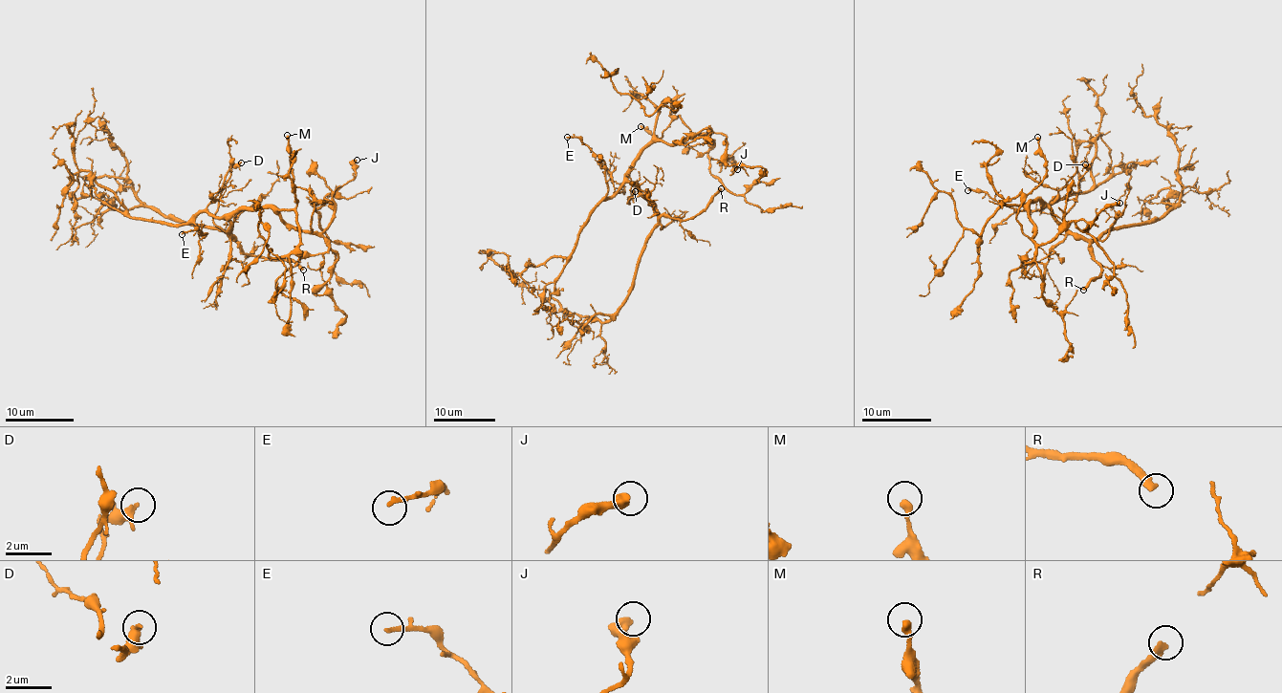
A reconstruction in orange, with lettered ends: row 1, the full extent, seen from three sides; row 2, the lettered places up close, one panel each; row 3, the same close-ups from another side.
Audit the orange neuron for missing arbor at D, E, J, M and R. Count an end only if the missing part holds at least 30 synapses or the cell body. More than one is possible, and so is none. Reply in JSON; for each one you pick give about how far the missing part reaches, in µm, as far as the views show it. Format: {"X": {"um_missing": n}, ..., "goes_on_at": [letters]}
{"R": {"um_missing": 60}, "goes_on_at": ["R"]}

